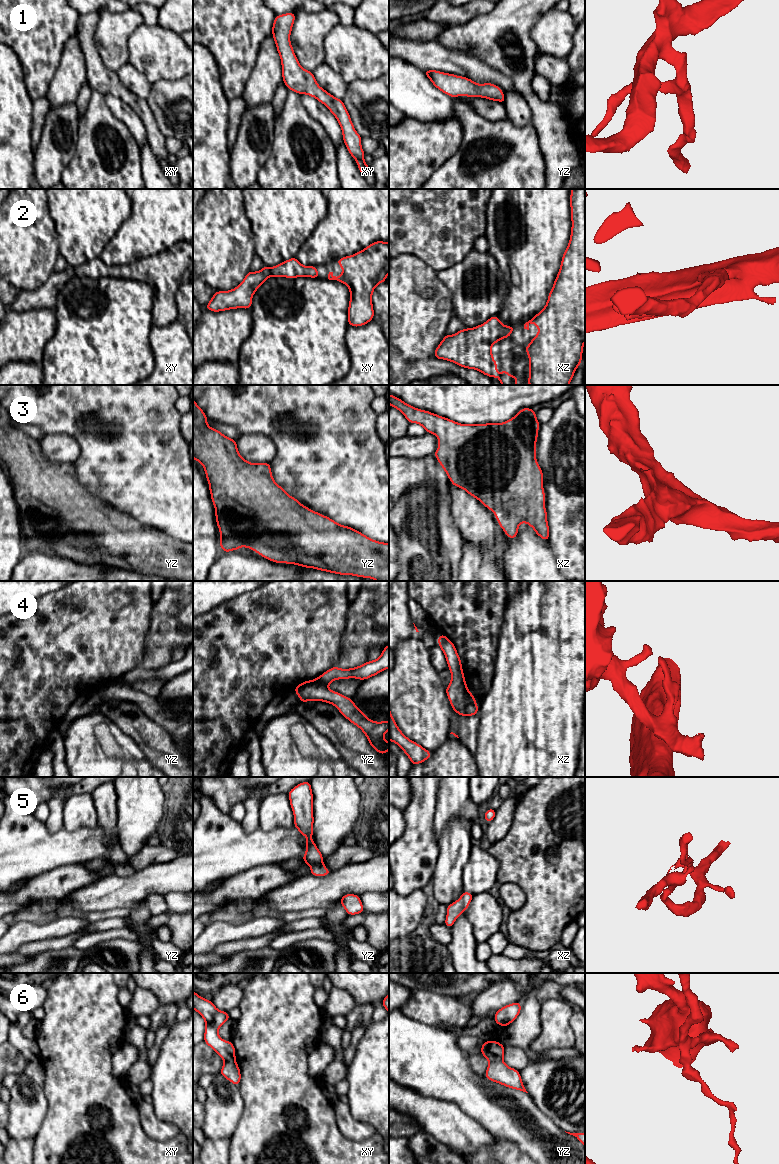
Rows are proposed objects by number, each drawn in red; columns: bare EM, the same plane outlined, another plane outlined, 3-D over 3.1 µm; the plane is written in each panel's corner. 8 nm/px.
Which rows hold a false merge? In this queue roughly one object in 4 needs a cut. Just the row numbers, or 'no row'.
4, 6

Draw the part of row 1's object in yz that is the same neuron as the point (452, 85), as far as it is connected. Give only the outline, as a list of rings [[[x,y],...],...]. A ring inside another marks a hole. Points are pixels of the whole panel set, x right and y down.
[[[426,70],[424,74],[437,89],[452,98],[457,96],[482,97],[505,103],[505,95],[501,88],[492,83],[477,84],[469,78],[437,70]]]

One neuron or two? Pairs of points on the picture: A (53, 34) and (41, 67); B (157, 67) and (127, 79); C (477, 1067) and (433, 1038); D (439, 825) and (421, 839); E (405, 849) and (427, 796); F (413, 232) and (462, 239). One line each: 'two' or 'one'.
A: one
B: two
C: two
D: two
E: one
F: one

